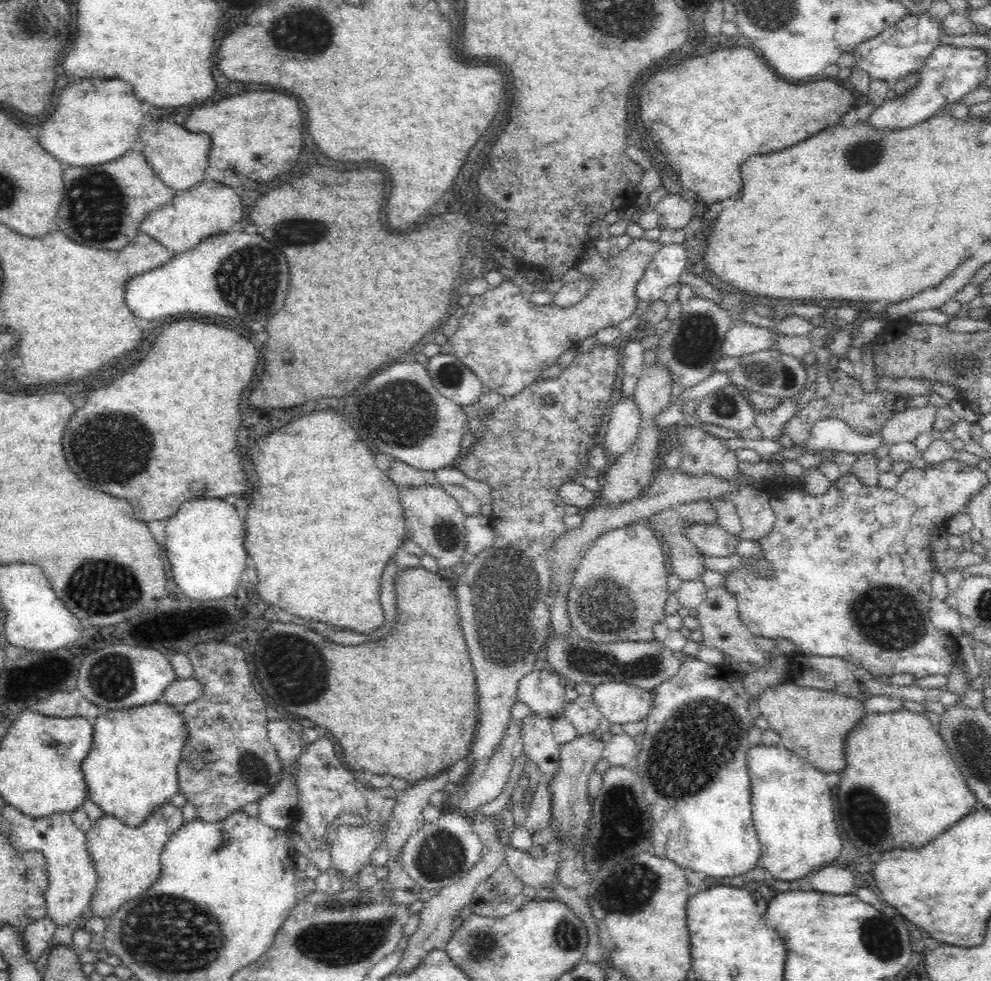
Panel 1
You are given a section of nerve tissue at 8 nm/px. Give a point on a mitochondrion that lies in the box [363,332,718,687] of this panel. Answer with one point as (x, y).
(503, 625)

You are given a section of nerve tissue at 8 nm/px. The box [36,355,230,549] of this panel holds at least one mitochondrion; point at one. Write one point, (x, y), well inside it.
(112, 449)

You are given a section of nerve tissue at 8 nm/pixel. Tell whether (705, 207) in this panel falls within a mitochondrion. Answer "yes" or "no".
no

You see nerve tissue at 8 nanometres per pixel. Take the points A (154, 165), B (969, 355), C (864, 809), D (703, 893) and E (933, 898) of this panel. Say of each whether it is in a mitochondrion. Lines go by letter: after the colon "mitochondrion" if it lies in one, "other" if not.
A: other
B: mitochondrion
C: mitochondrion
D: other
E: other

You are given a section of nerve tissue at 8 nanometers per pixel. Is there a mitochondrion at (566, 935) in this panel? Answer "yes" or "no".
yes

